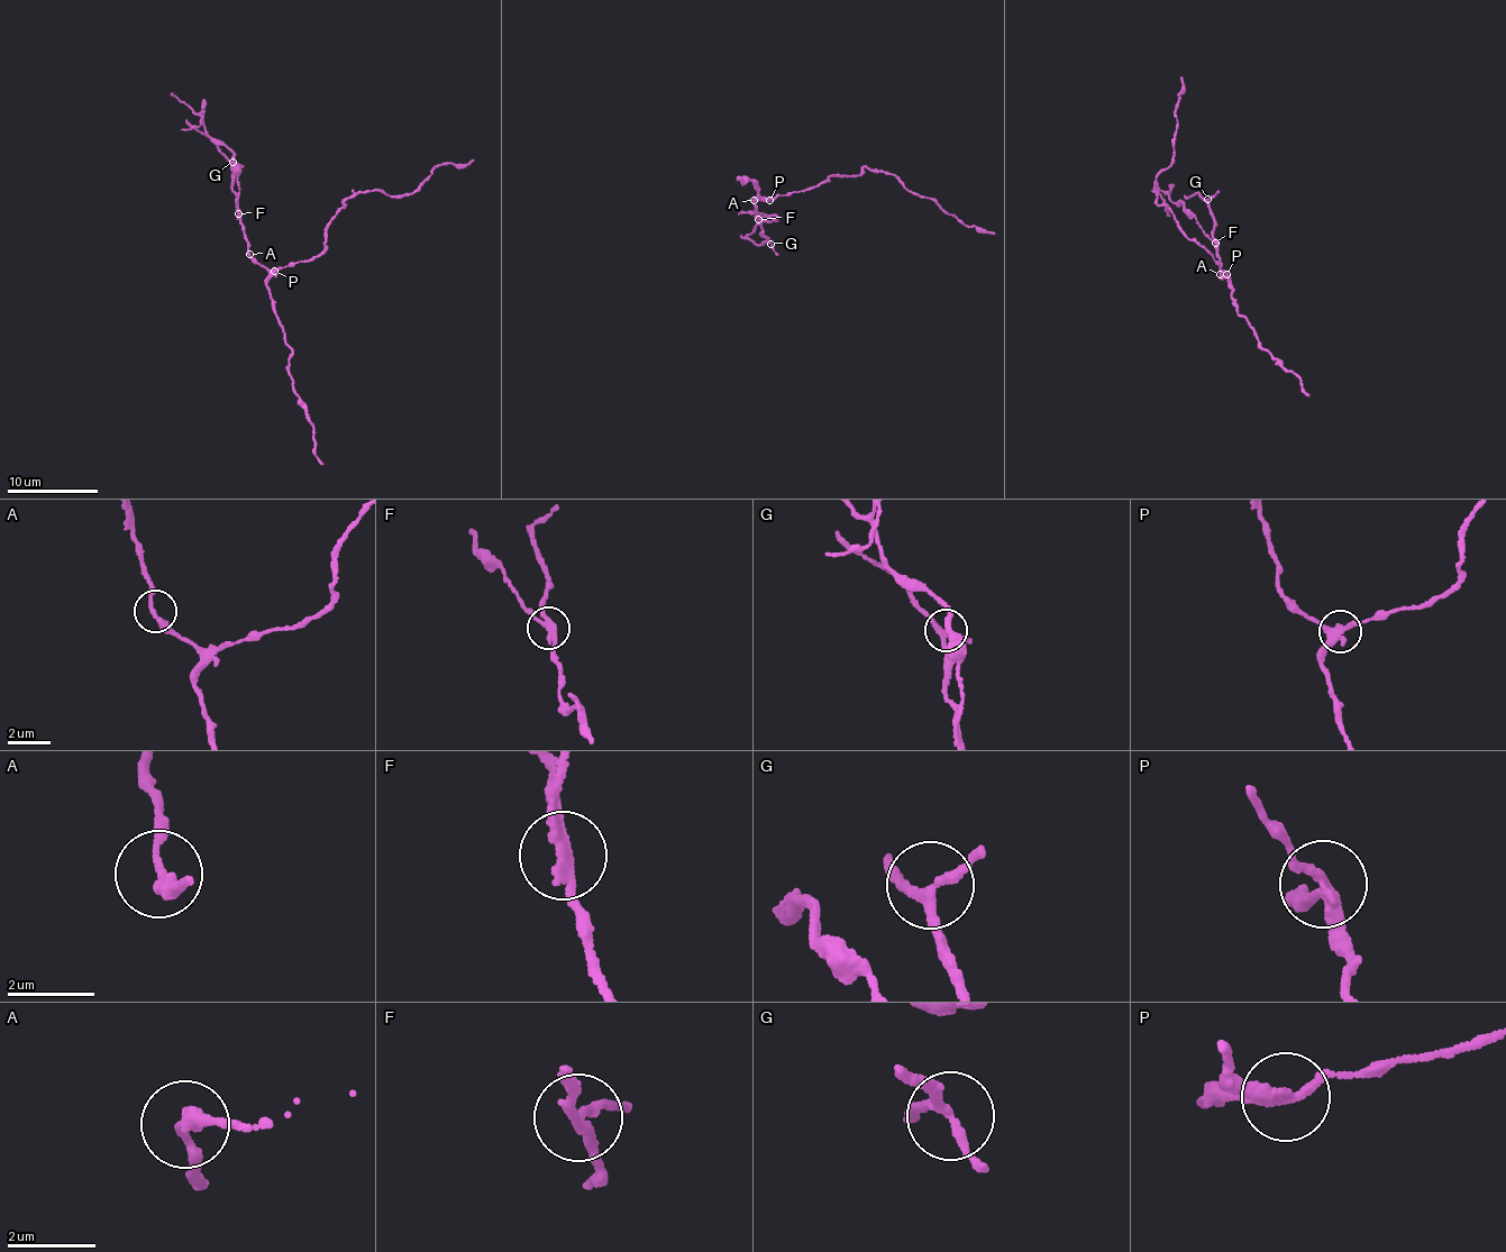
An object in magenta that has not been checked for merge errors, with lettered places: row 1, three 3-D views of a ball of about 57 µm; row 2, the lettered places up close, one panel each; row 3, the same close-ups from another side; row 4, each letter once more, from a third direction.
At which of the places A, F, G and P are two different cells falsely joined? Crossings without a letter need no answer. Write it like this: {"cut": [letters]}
{"cut": ["F", "P"]}

